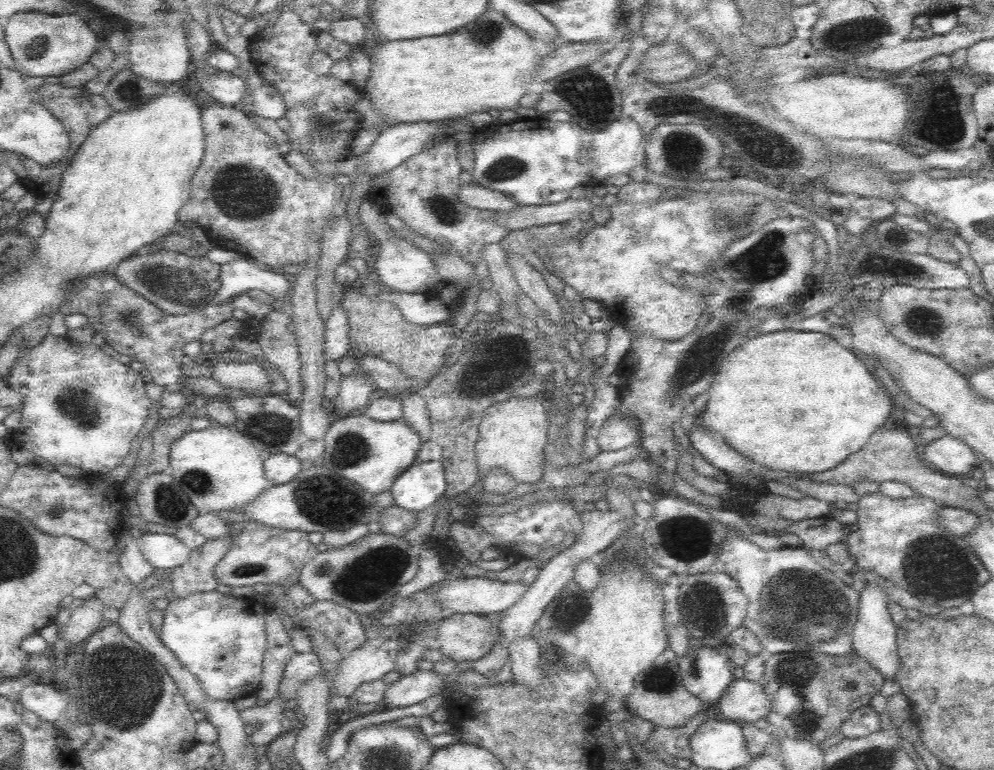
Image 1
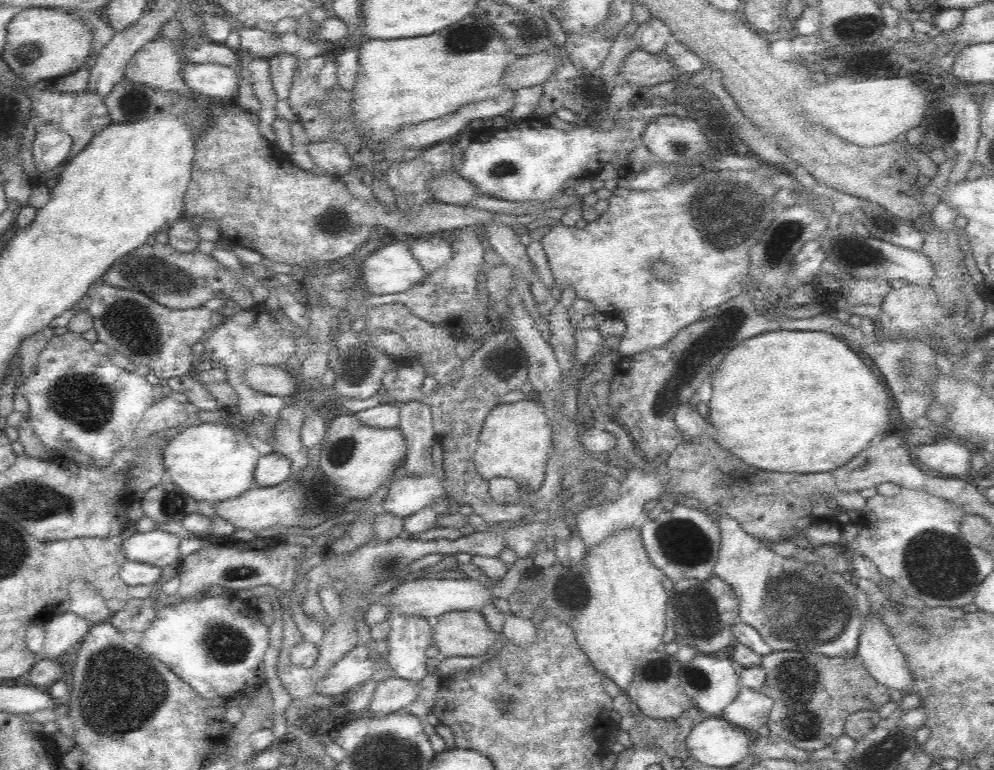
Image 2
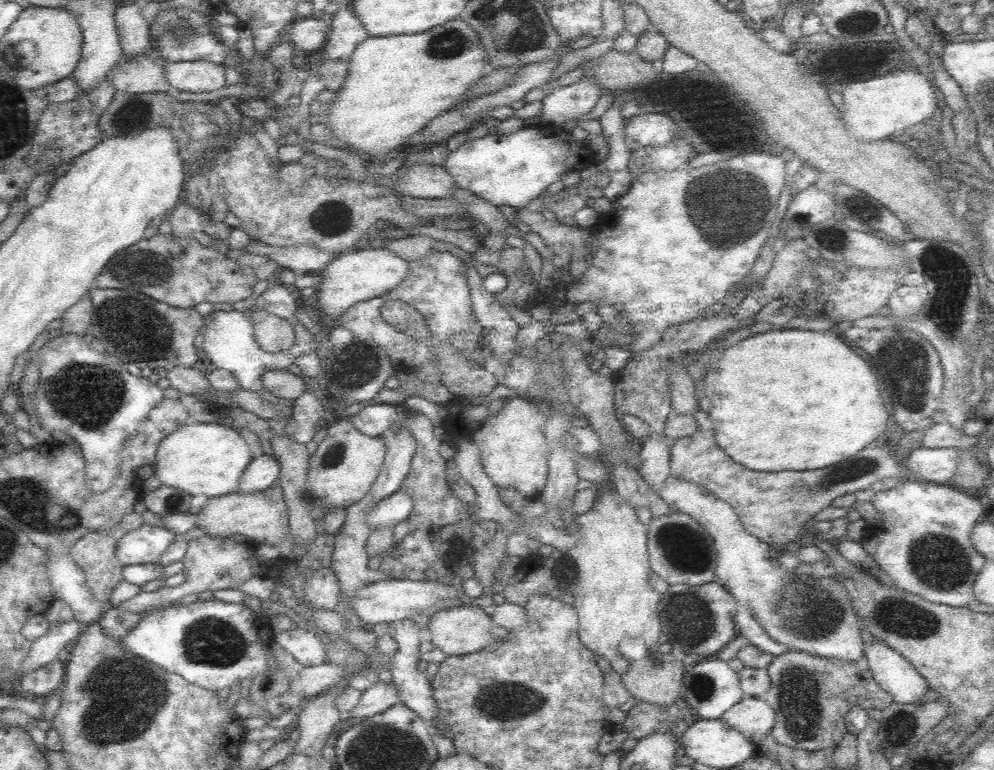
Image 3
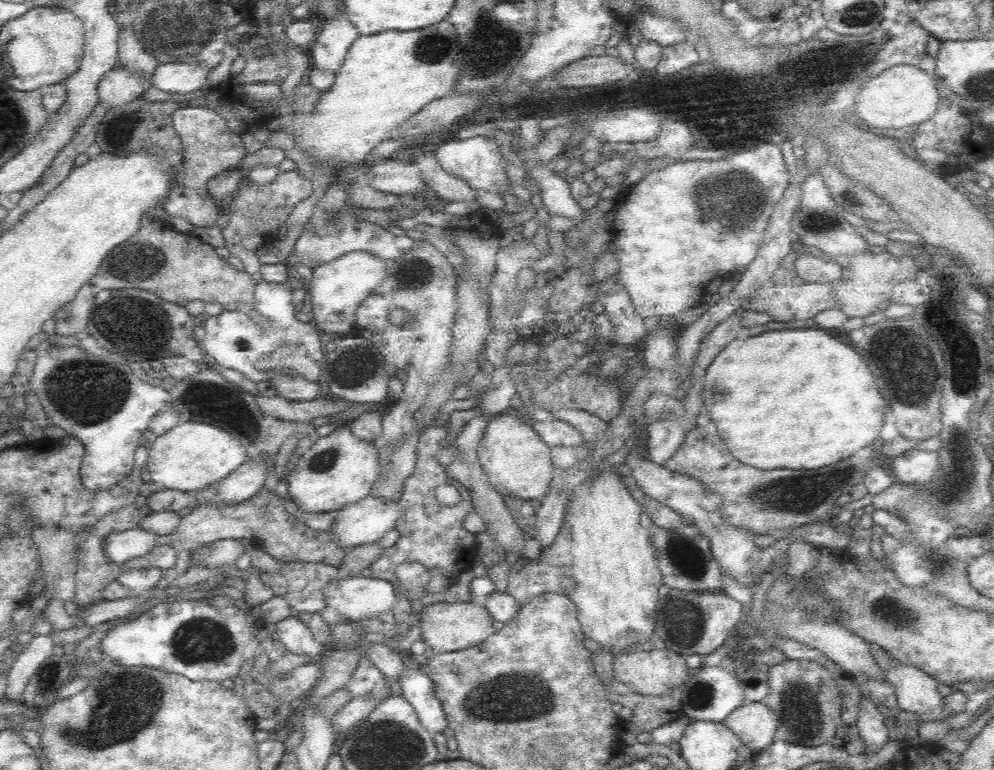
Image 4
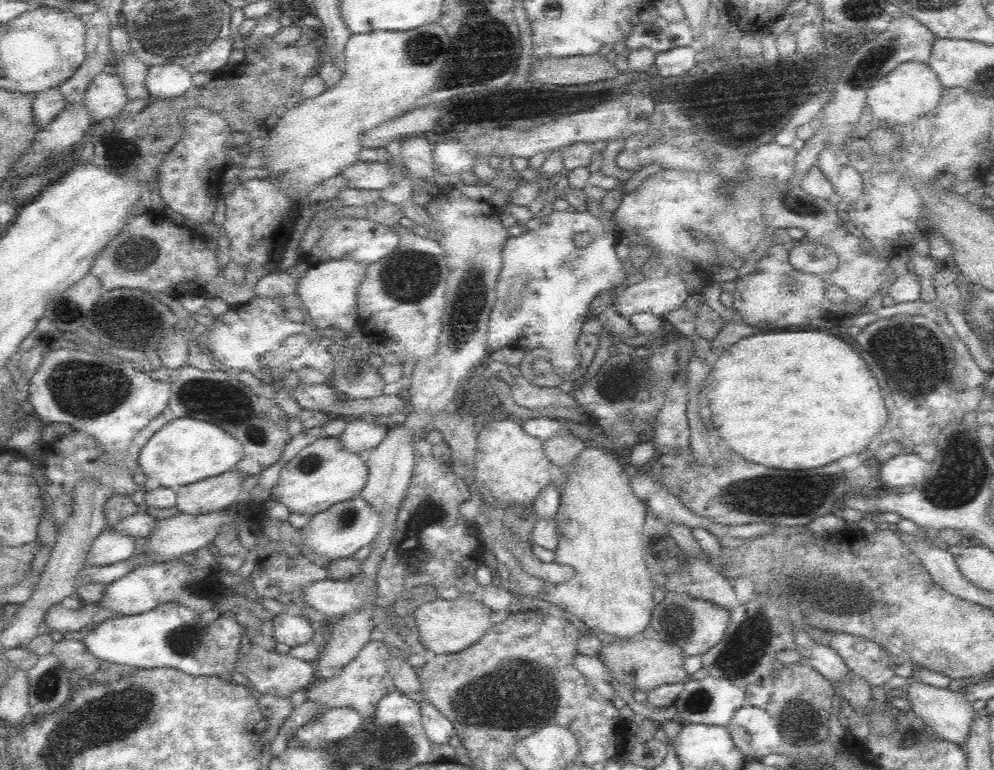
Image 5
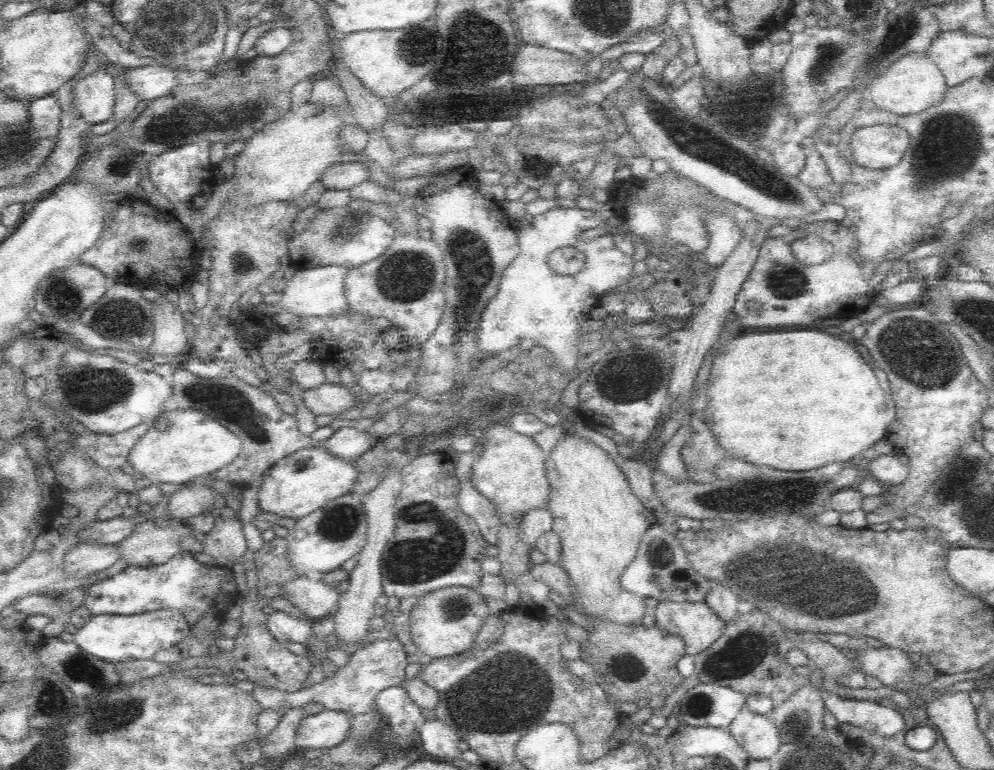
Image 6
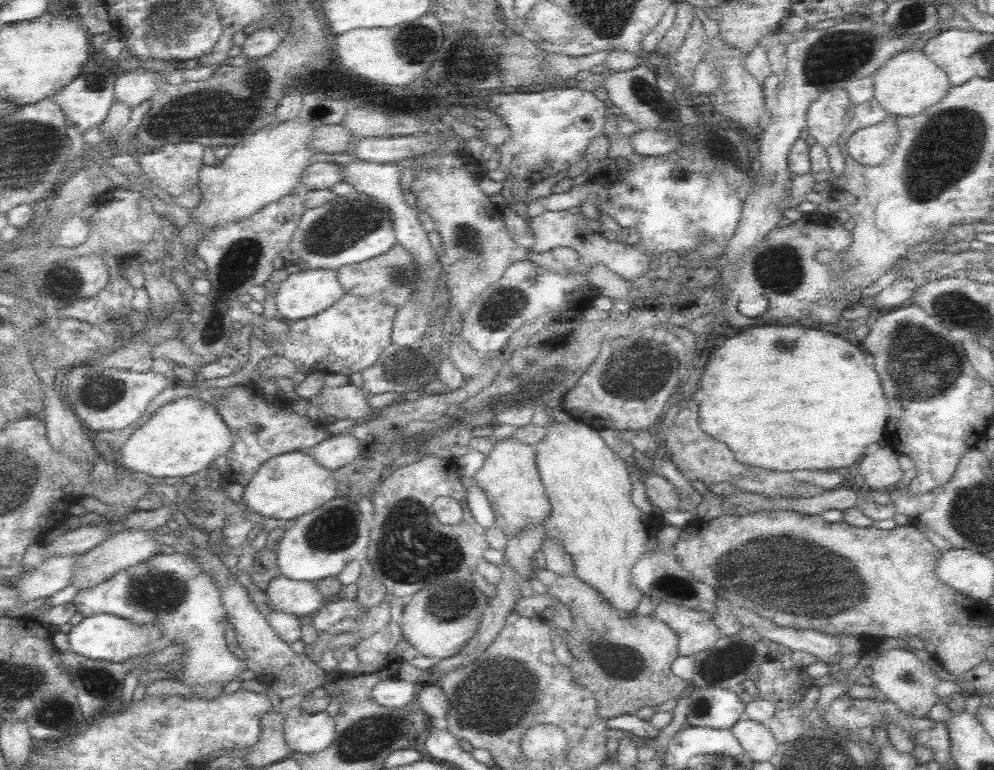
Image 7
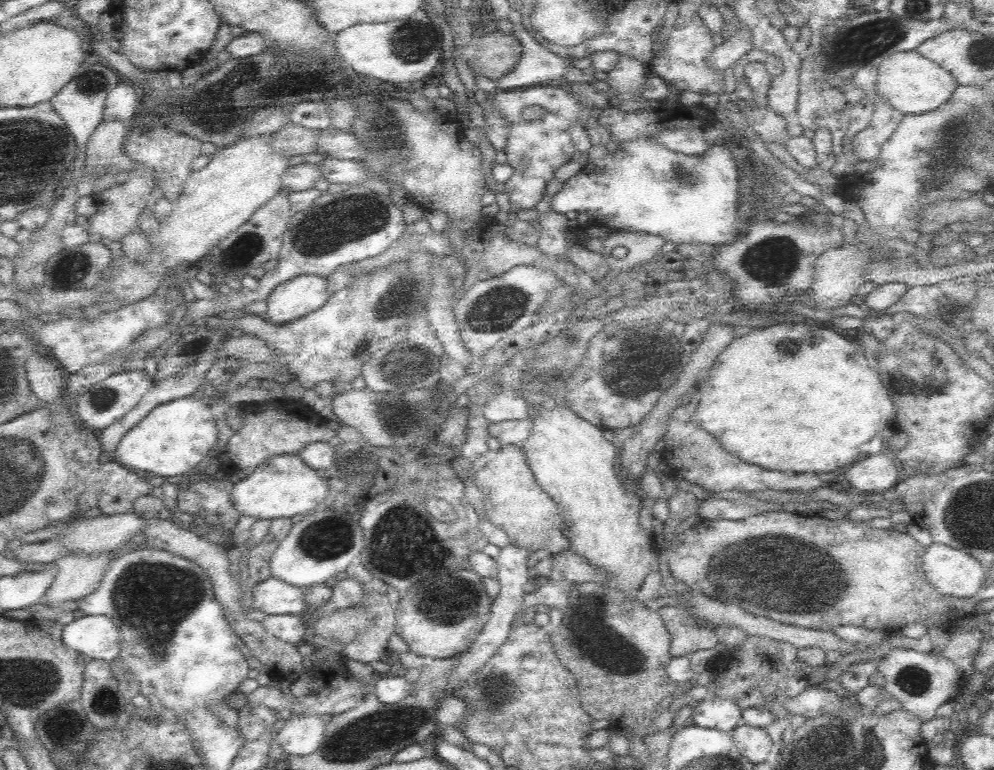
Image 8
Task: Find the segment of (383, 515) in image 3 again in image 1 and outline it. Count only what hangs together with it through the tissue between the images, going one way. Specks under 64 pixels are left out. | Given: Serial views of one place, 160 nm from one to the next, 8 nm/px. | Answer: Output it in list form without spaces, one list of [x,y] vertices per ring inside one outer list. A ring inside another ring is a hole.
[[[441,460],[417,461],[391,487],[394,504],[402,509],[421,514],[444,495],[447,483]]]

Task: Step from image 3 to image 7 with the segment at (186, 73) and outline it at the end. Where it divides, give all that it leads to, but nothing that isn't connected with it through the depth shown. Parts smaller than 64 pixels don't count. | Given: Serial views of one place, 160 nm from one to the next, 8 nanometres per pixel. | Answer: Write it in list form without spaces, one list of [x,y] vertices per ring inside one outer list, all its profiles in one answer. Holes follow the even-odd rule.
[[[126,72],[115,78],[114,100],[130,108],[150,100],[156,90],[156,79],[148,72]]]

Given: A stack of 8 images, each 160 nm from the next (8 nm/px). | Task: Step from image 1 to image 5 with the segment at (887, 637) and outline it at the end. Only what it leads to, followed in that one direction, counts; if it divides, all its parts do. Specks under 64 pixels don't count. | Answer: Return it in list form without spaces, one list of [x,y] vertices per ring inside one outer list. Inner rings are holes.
[[[915,677],[911,680],[911,684],[906,687],[906,697],[911,702],[912,714],[927,724],[927,729],[933,731],[940,739],[950,741],[965,747],[968,733],[971,729],[972,721],[976,711],[968,702],[963,688],[951,689],[950,687],[938,688],[922,681],[918,681]]]

